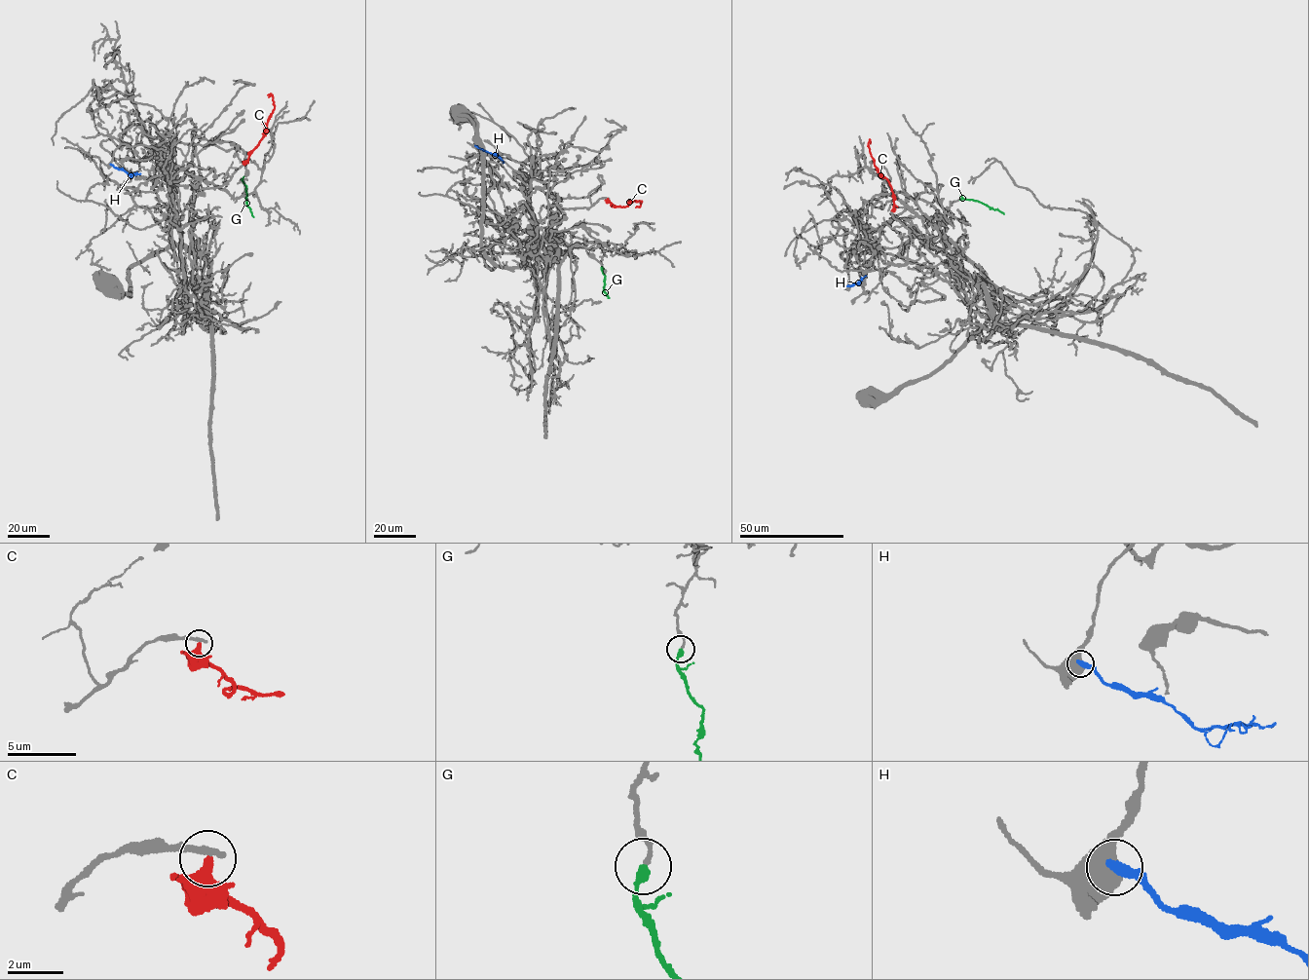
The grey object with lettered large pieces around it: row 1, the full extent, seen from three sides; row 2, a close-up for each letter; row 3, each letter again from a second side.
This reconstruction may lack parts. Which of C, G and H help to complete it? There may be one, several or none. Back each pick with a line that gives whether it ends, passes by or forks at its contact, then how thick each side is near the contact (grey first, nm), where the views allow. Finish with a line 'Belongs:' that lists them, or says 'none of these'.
G: it ends; calibres 150 and 300 nm
Belongs: G

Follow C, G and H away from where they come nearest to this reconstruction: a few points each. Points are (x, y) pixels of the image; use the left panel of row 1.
C: (244, 164), (263, 135), (275, 107), (273, 96), (268, 95)
G: (242, 179), (245, 186), (246, 205), (253, 216)
H: (111, 165), (129, 174), (139, 173)

